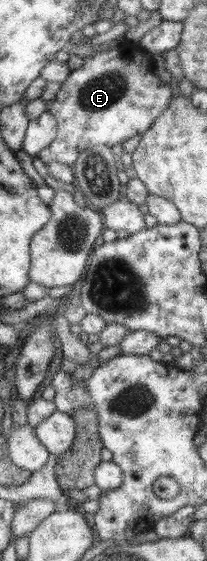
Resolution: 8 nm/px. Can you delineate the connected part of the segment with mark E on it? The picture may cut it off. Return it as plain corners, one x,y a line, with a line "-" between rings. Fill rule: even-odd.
124,40
119,46
93,53
92,56
83,56
82,59
84,63
78,70
72,70
70,75
61,78
59,90
48,103
48,111
54,117
57,132
49,146
38,152
37,158
44,164
58,161
72,167
78,155
92,146
110,148
141,135
150,129
154,118
168,106
172,97
169,84
165,84
151,72
151,55
140,49
136,43

